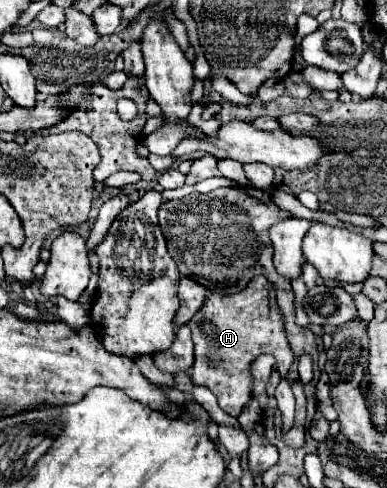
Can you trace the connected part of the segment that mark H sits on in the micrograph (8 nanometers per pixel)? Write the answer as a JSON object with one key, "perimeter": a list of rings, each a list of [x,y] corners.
{"perimeter":[[[264,274],[254,276],[248,286],[236,294],[212,292],[188,326],[192,330],[196,354],[194,366],[190,368],[192,382],[210,388],[218,398],[220,408],[230,416],[238,416],[250,400],[250,362],[256,356],[272,354],[284,376],[294,364],[294,352],[284,332],[282,314],[276,306],[276,290]]]}

